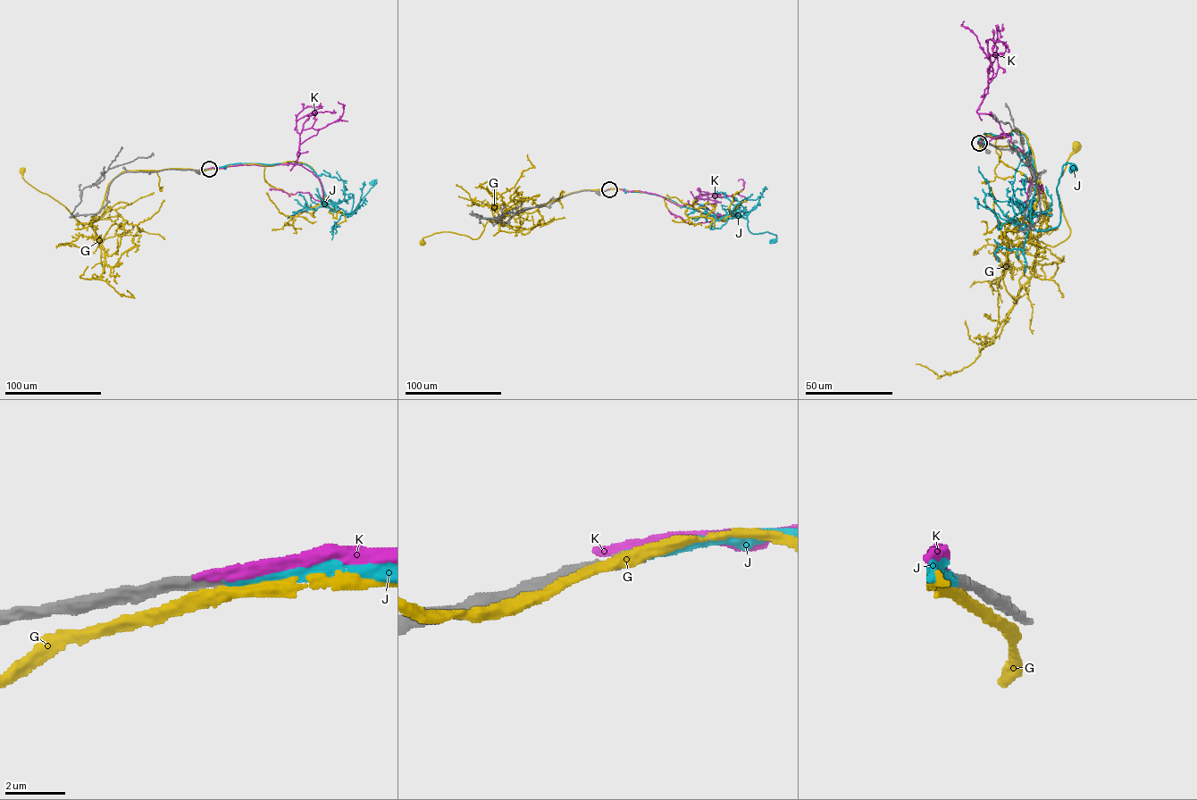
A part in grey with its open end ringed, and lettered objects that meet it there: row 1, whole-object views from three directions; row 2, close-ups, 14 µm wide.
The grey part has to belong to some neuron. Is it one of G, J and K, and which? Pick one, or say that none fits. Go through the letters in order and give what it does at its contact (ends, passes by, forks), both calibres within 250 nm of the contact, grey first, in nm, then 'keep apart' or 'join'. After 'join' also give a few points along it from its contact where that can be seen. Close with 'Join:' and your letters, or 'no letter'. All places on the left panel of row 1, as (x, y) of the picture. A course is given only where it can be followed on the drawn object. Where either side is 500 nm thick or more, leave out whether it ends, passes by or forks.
G: it passes by; 440 nm thick on the grey side, 380 nm on the other; keep apart
J: it ends there; 360 nm thick on the grey side, 360 nm on the other; join; it runs (209, 169), (237, 163), (304, 163), (315, 173), (327, 198), (343, 210), (347, 217), (373, 182)
K: it ends there; 440 nm thick on the grey side, 400 nm on the other; keep apart
Join: J

